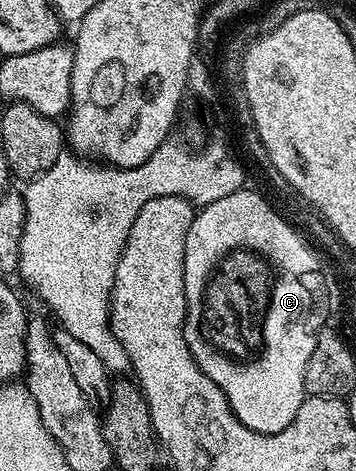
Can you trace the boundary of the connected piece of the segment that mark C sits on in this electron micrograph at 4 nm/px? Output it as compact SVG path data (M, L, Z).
M251 188L234 192L230 196L222 196L222 200L214 200L214 204L199 207L192 219L192 227L188 229L186 238L186 256L184 257L184 291L188 301L188 315L184 317L184 339L190 352L196 357L198 368L210 376L218 388L226 396L234 416L246 428L259 434L277 434L282 432L298 416L298 408L304 403L304 373L306 364L310 364L310 356L314 353L314 344L320 331L325 329L324 297L328 294L328 286L324 283L324 270L320 267L320 258L304 243L303 233L295 225L293 227L266 199L255 194Z

